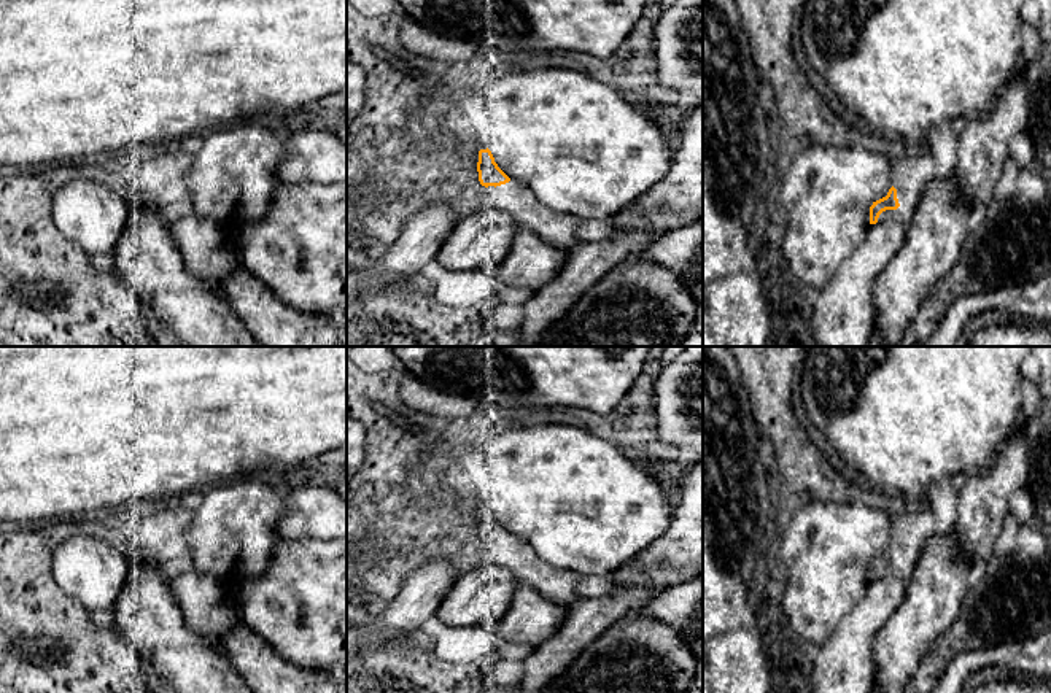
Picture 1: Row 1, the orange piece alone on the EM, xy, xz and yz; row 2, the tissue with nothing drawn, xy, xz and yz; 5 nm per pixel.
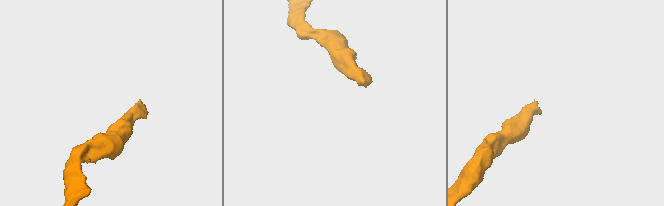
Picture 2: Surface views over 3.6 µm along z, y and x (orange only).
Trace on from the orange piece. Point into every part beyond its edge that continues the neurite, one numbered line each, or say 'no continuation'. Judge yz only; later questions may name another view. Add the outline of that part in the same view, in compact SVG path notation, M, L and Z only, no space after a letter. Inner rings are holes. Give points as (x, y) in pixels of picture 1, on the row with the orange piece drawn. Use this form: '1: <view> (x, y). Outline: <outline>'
1: yz (915, 169). Outline: M902 149L897 153L895 161L897 165L892 170L890 188L894 186L897 189L900 207L897 210L882 211L878 223L897 221L908 229L925 184L937 178L937 162L929 153L917 149Z

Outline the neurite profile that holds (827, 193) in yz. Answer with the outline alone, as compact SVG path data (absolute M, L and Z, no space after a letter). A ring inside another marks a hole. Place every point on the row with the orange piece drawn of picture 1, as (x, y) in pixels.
M863 141L851 148L806 146L781 186L787 213L782 254L792 273L814 291L865 240L870 207L887 196L895 154Z

